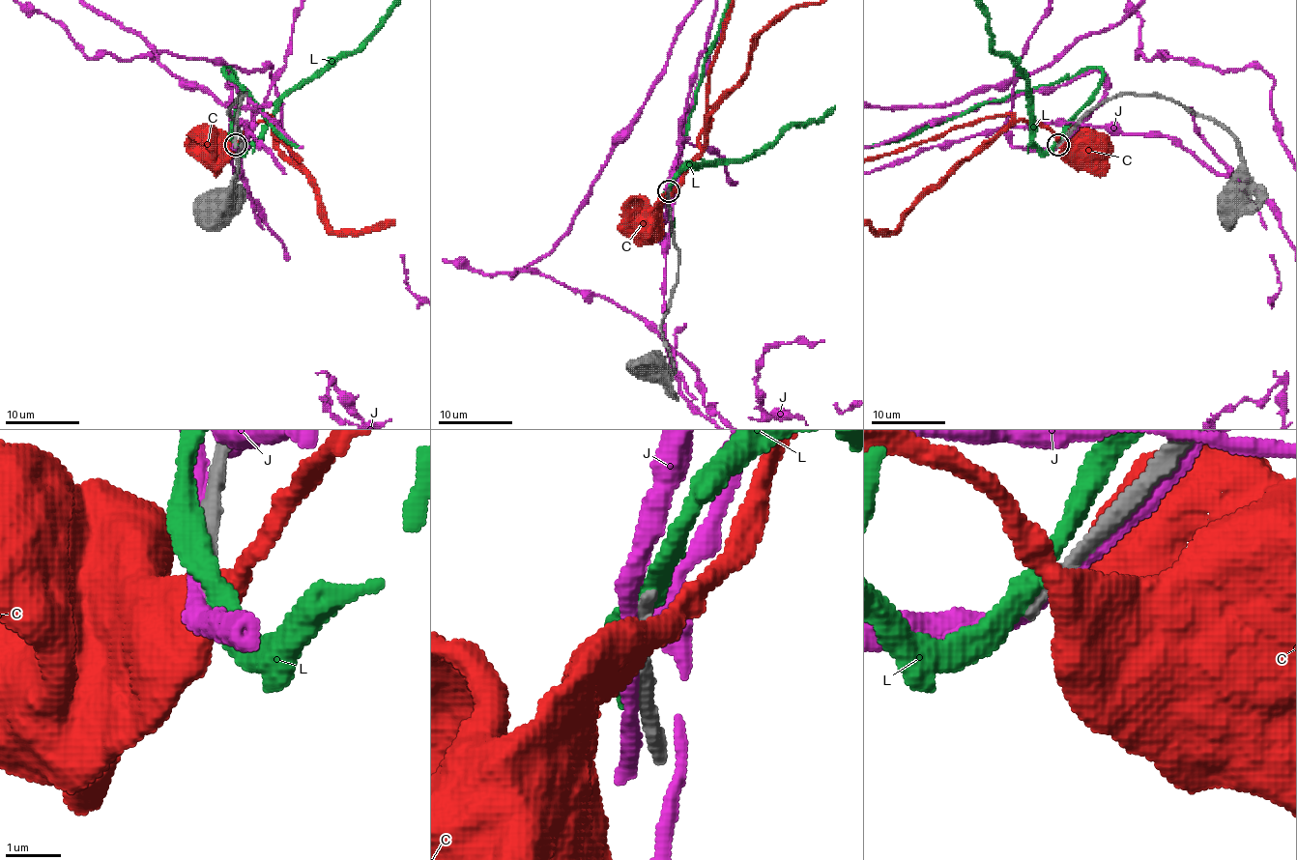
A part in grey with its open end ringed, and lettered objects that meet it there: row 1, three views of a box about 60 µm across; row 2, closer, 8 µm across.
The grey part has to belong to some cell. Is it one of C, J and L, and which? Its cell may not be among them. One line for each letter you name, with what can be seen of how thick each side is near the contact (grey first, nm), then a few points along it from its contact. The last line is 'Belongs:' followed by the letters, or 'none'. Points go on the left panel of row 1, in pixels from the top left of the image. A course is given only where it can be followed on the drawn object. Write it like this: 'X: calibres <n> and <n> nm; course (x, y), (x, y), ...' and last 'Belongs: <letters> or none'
L: calibres 280 and 380 nm
Belongs: L

